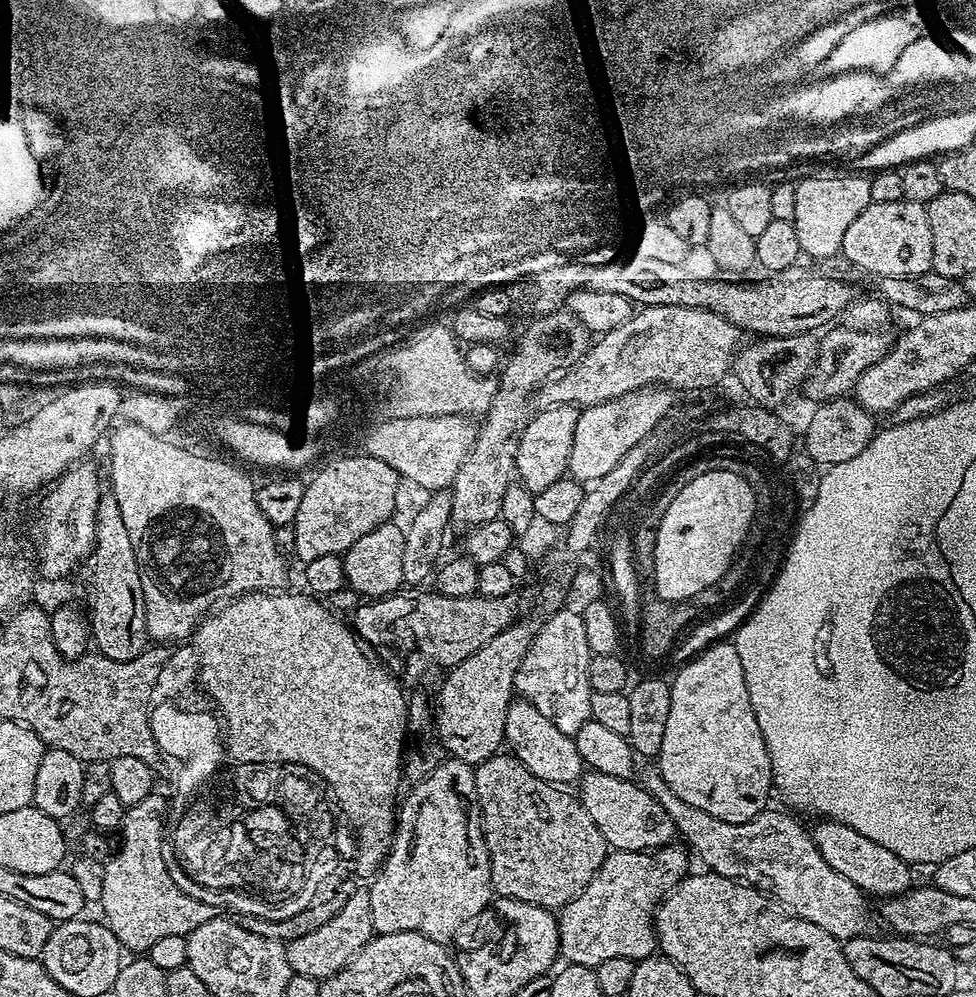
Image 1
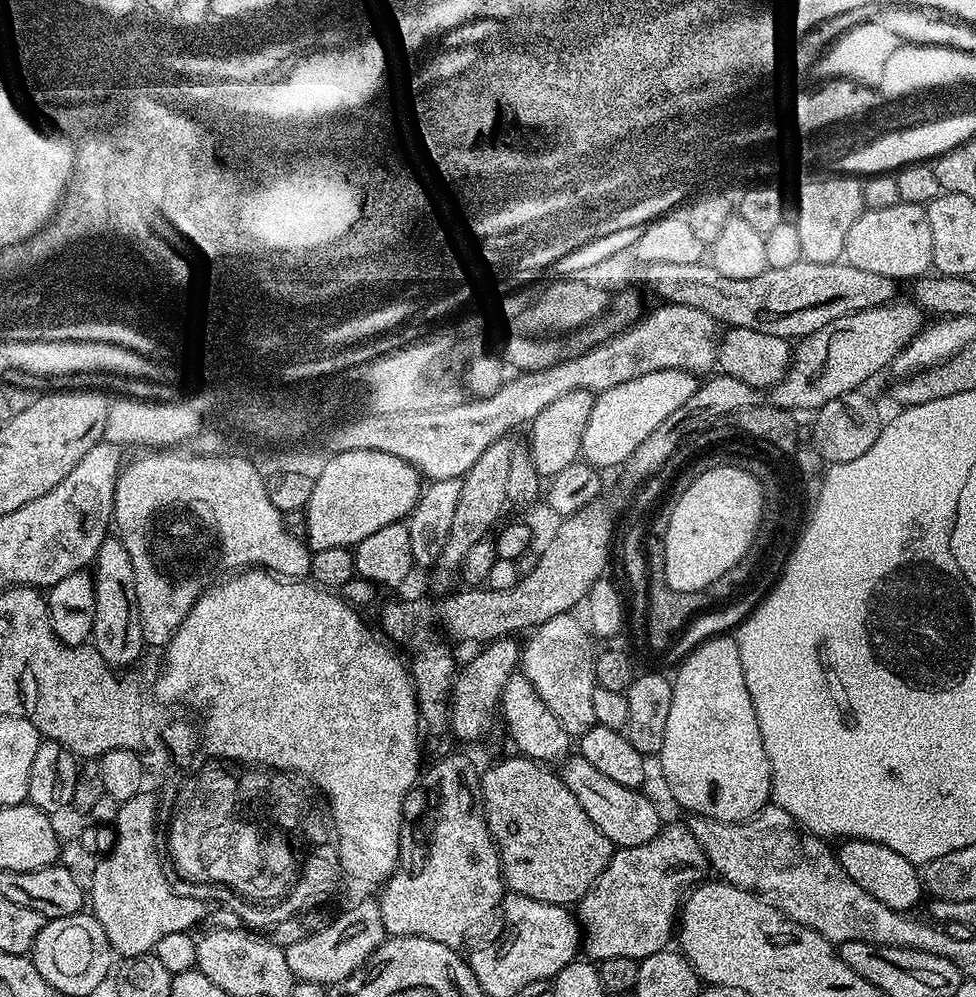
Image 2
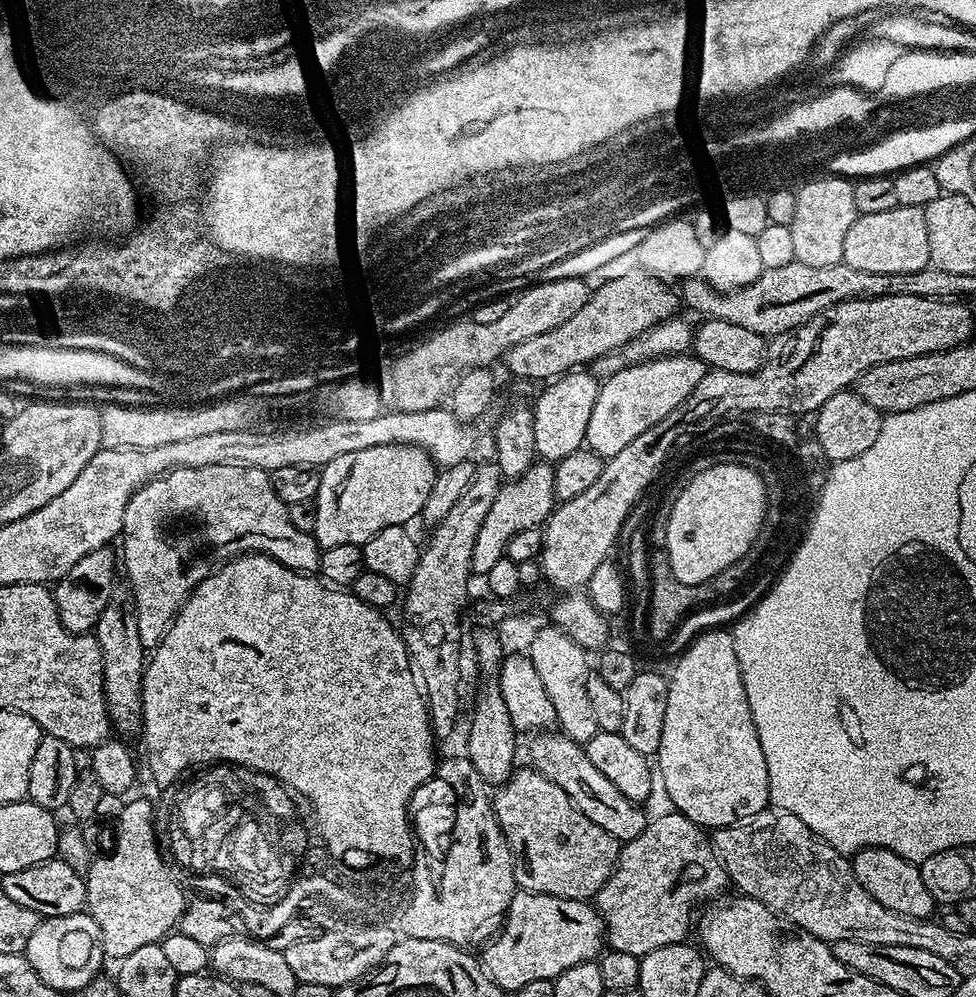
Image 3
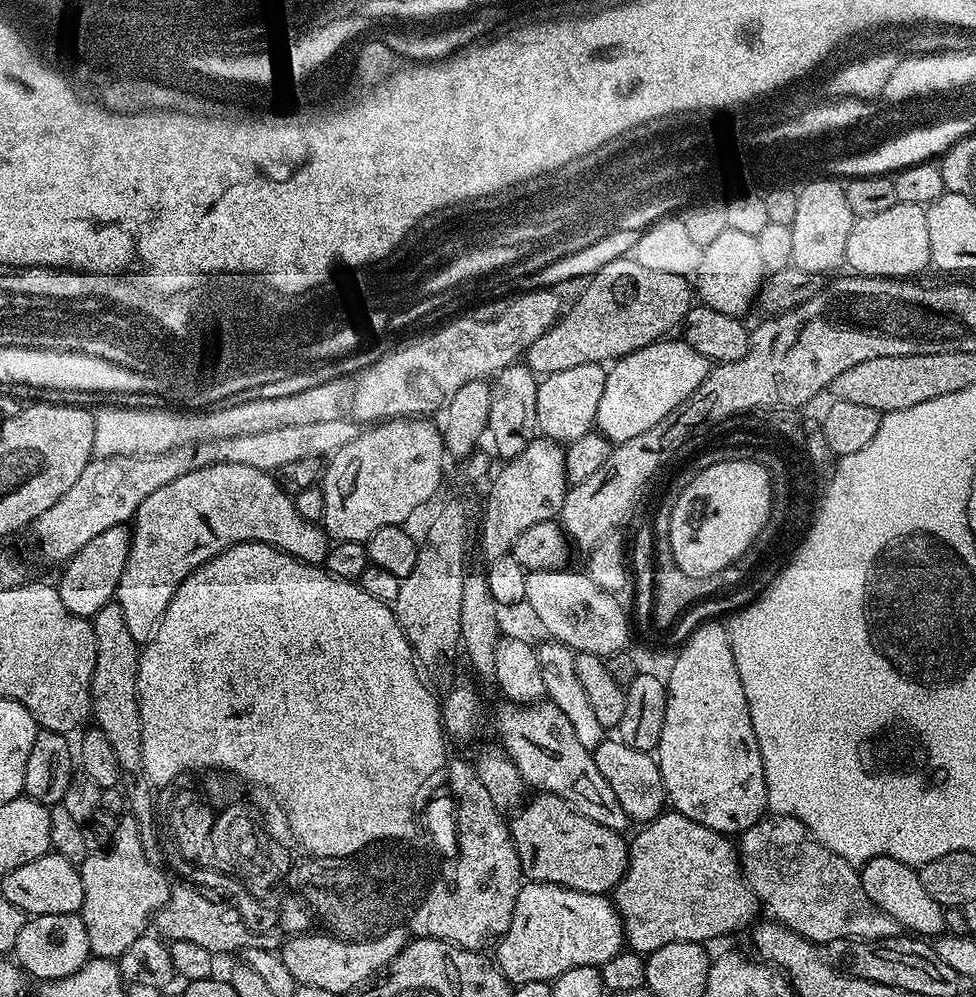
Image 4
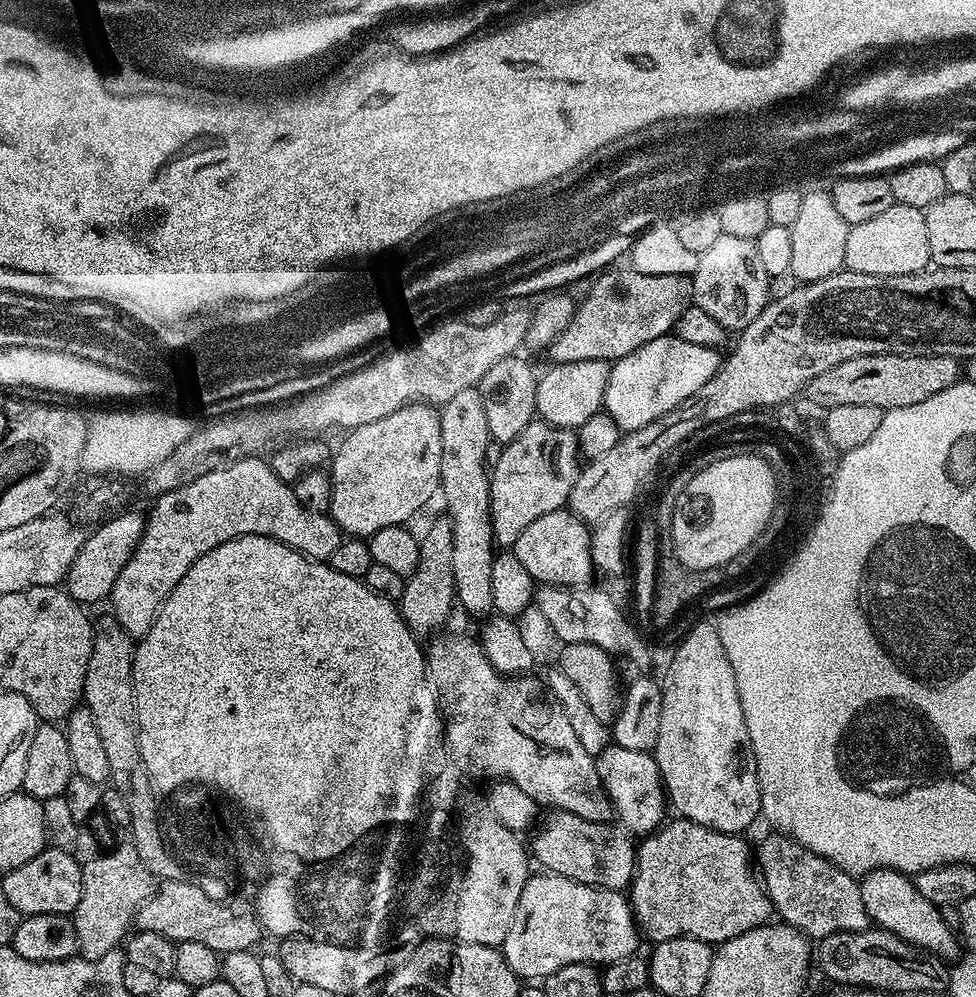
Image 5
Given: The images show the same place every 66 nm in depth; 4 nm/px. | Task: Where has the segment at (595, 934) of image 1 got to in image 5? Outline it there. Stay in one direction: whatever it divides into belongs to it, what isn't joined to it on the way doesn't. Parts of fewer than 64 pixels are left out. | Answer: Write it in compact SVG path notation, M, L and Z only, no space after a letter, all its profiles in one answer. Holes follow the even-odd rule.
M683 818L669 819L667 822L660 825L655 832L647 833L643 837L644 841L639 841L636 849L636 875L633 876L630 885L630 903L632 913L636 916L636 927L640 929L645 937L648 936L652 942L661 940L669 940L670 938L678 938L679 936L689 936L690 938L698 938L702 942L719 946L724 944L730 938L738 938L738 934L746 934L755 928L761 928L762 925L769 923L773 919L774 909L767 892L764 890L764 885L758 879L757 873L754 871L754 852L744 841L745 837L740 834L731 832L714 832L711 828L702 826L693 820L685 820Z

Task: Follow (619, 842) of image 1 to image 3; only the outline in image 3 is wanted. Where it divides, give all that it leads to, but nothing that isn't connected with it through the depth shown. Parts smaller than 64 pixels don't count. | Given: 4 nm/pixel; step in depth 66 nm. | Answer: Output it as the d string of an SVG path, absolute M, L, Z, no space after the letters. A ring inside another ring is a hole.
M559 730L545 731L535 738L537 740L532 744L531 767L546 778L550 778L550 782L562 786L562 790L570 794L578 810L582 810L582 814L586 814L590 822L602 826L606 834L621 842L633 840L638 838L638 834L642 834L649 821L649 817L644 816L643 810L640 809L643 807L637 801L626 798L626 794L622 794L622 790L618 790L618 786L614 786L614 782L610 782L610 778L606 778L602 770L597 770L590 763L590 758L586 758L581 745L574 743Z

